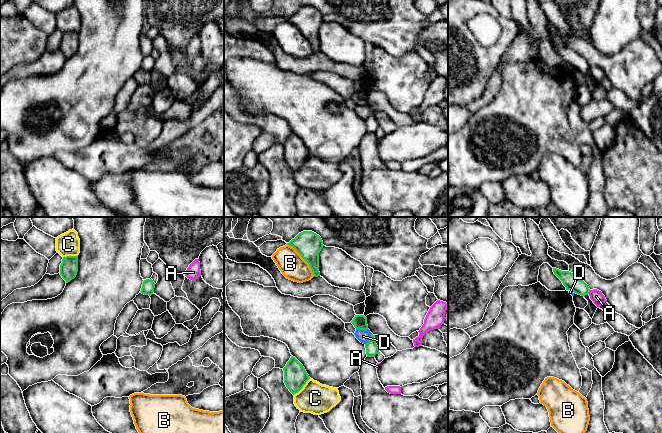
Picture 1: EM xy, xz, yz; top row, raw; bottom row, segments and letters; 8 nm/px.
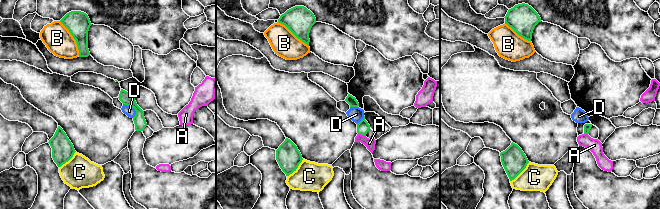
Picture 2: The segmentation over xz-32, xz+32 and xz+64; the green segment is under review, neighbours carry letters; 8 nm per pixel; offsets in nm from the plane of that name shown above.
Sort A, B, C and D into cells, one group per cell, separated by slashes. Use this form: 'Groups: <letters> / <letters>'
Groups: A / B / C / D

